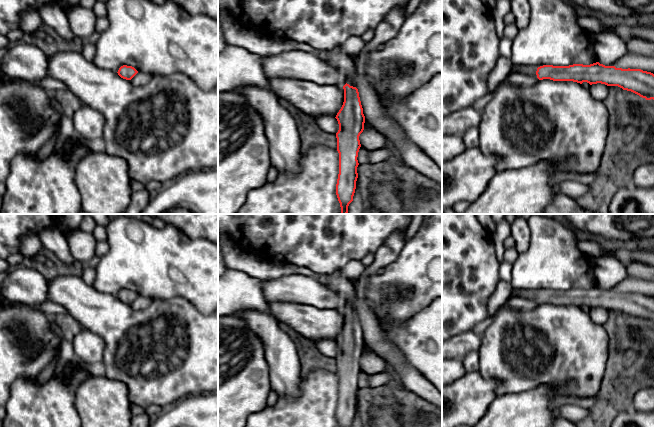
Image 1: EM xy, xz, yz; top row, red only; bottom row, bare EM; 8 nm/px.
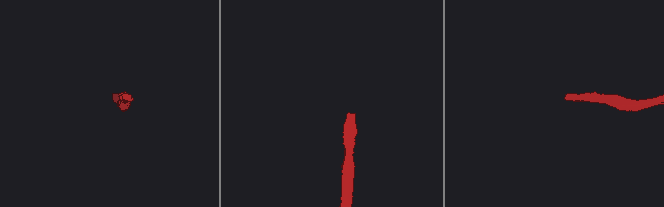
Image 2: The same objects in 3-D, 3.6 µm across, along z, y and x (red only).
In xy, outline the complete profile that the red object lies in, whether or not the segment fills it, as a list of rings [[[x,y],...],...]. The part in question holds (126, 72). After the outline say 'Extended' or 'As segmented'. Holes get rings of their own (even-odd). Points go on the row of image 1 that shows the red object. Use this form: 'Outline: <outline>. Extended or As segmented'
Outline: [[[123,65],[119,68],[117,73],[121,78],[131,80],[138,71],[132,66]]]. As segmented

